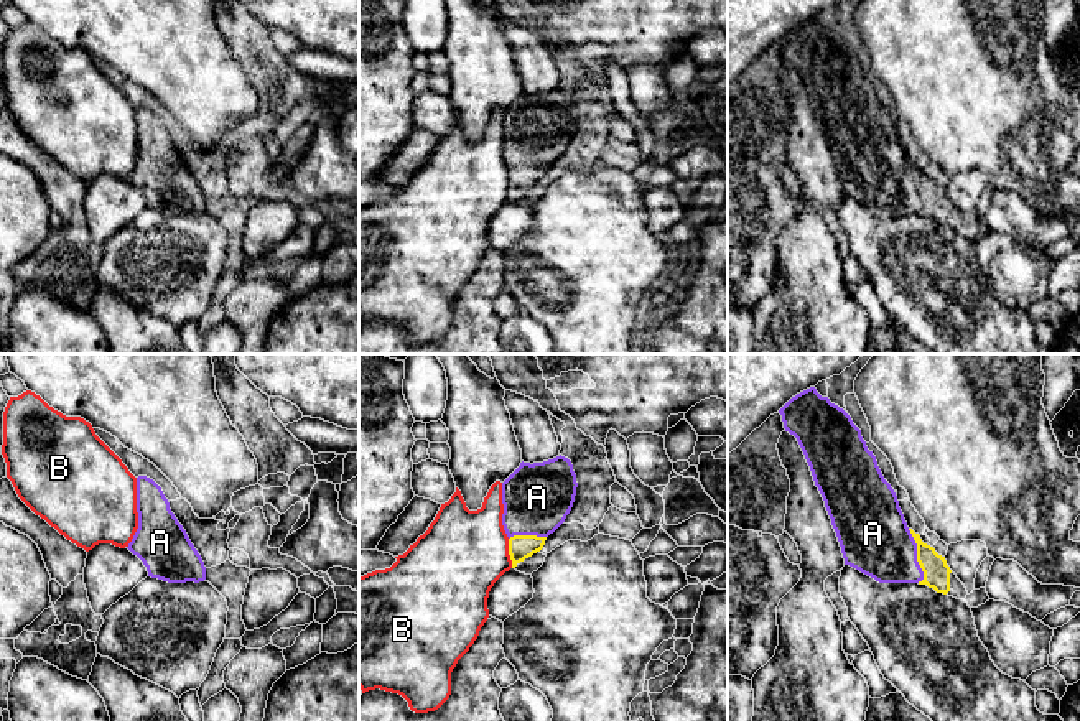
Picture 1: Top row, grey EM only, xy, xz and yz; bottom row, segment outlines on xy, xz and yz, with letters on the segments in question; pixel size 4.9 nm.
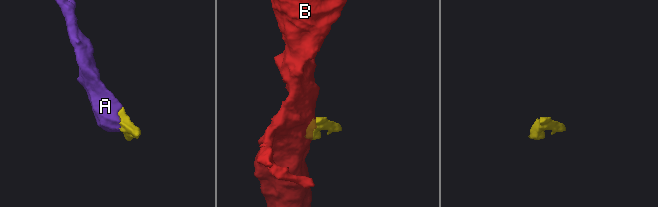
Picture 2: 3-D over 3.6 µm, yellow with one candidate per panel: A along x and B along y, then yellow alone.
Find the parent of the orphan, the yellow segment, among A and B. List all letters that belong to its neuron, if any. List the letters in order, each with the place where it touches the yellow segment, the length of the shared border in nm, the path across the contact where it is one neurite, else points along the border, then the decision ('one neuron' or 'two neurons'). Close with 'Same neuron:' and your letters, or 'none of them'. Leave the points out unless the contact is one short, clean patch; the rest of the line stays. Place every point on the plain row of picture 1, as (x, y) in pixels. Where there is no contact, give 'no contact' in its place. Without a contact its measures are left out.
A: contact yz (917, 186); length 280 nm; way yz (935, 201), (917, 186), (893, 185), (873, 165); one neuron
B: contact xz (509, 185); length 150 nm; border xz (507, 170), (507, 185), (512, 198); two neurons
Same neuron: A

